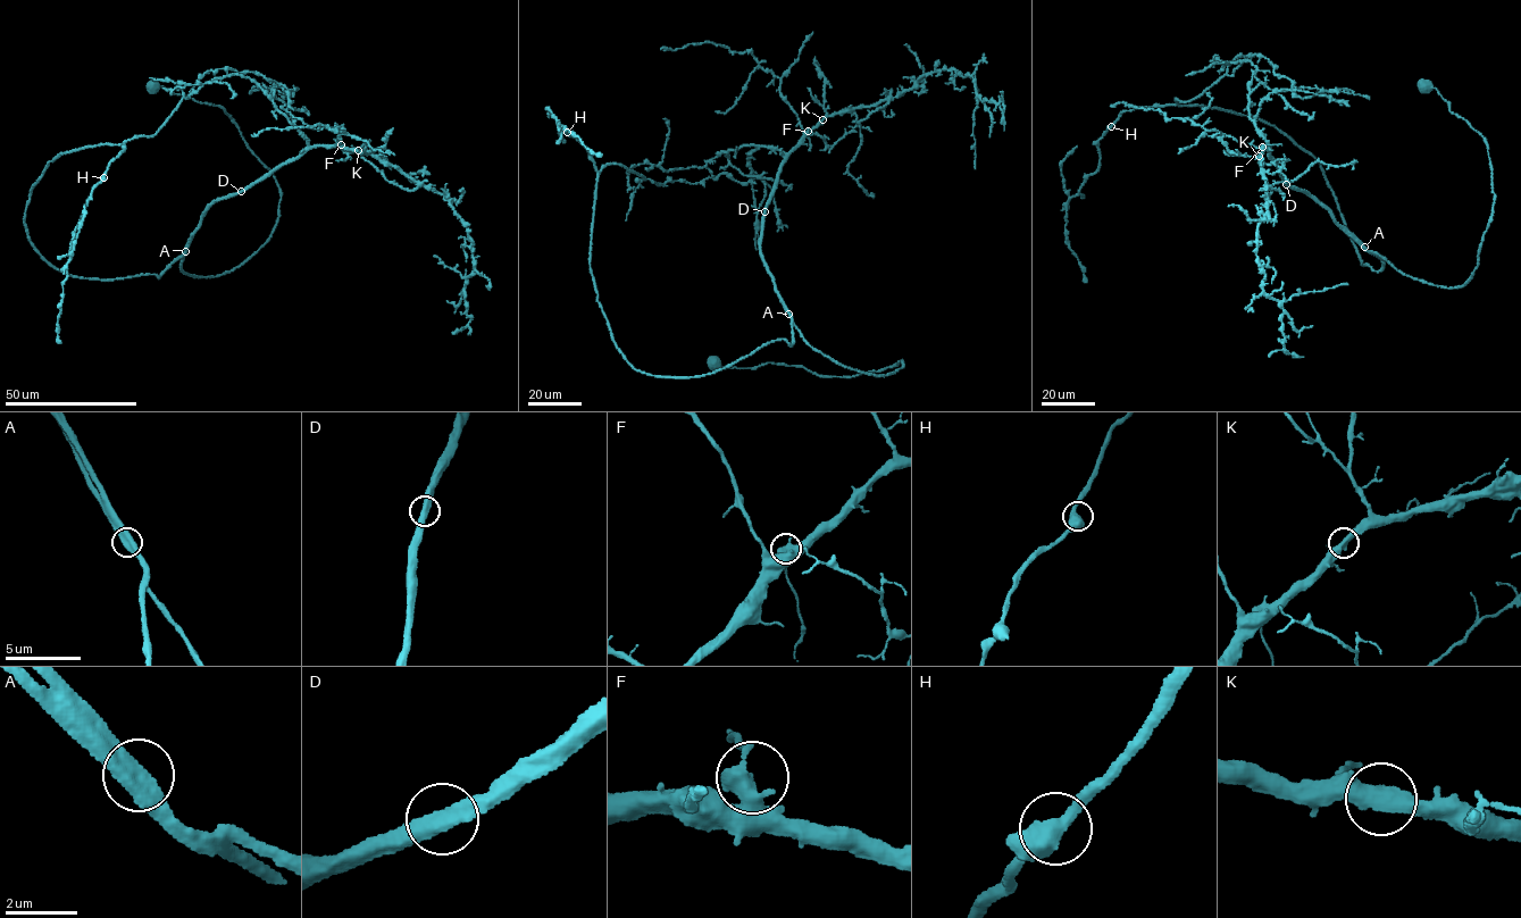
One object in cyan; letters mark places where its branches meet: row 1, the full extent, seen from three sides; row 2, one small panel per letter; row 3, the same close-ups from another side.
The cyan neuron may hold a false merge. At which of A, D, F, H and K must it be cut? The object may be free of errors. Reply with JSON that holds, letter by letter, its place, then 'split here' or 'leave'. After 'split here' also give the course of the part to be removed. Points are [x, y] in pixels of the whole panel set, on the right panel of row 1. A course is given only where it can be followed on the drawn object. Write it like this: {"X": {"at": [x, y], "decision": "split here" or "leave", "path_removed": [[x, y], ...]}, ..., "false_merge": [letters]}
{"A": {"at": [1364, 247], "decision": "leave"}, "D": {"at": [1286, 184], "decision": "leave"}, "F": {"at": [1262, 147], "decision": "leave"}, "H": {"at": [1111, 126], "decision": "leave"}, "K": {"at": [1259, 156], "decision": "leave"}, "false_merge": []}

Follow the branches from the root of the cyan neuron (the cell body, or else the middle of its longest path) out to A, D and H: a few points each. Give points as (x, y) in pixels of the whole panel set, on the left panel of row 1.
A: (153, 83), (220, 106), (280, 188), (273, 232), (240, 265), (217, 276), (193, 276), (181, 268), (185, 251)
D: (153, 83), (220, 106), (280, 188), (277, 220), (253, 253), (217, 276), (184, 273), (208, 207), (241, 191)
H: (153, 83), (228, 114), (280, 188), (270, 236), (217, 276), (65, 274), (31, 191), (124, 143), (103, 177)

